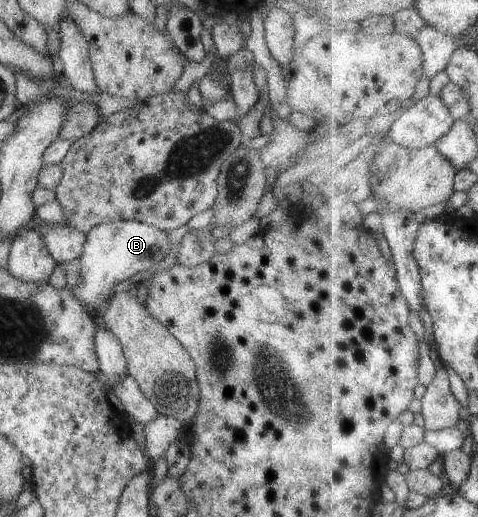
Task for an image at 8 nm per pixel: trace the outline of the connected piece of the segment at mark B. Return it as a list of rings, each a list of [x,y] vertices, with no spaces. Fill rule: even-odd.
[[[117,220],[94,225],[86,233],[85,243],[77,261],[81,281],[75,287],[68,287],[68,289],[71,291],[71,295],[83,307],[89,309],[94,316],[97,316],[103,308],[103,301],[109,297],[109,293],[111,293],[116,283],[124,279],[143,277],[148,269],[163,260],[165,255],[169,253],[170,248],[171,241],[167,239],[166,232],[153,227],[153,225],[147,225],[147,223],[141,223],[135,220]]]

